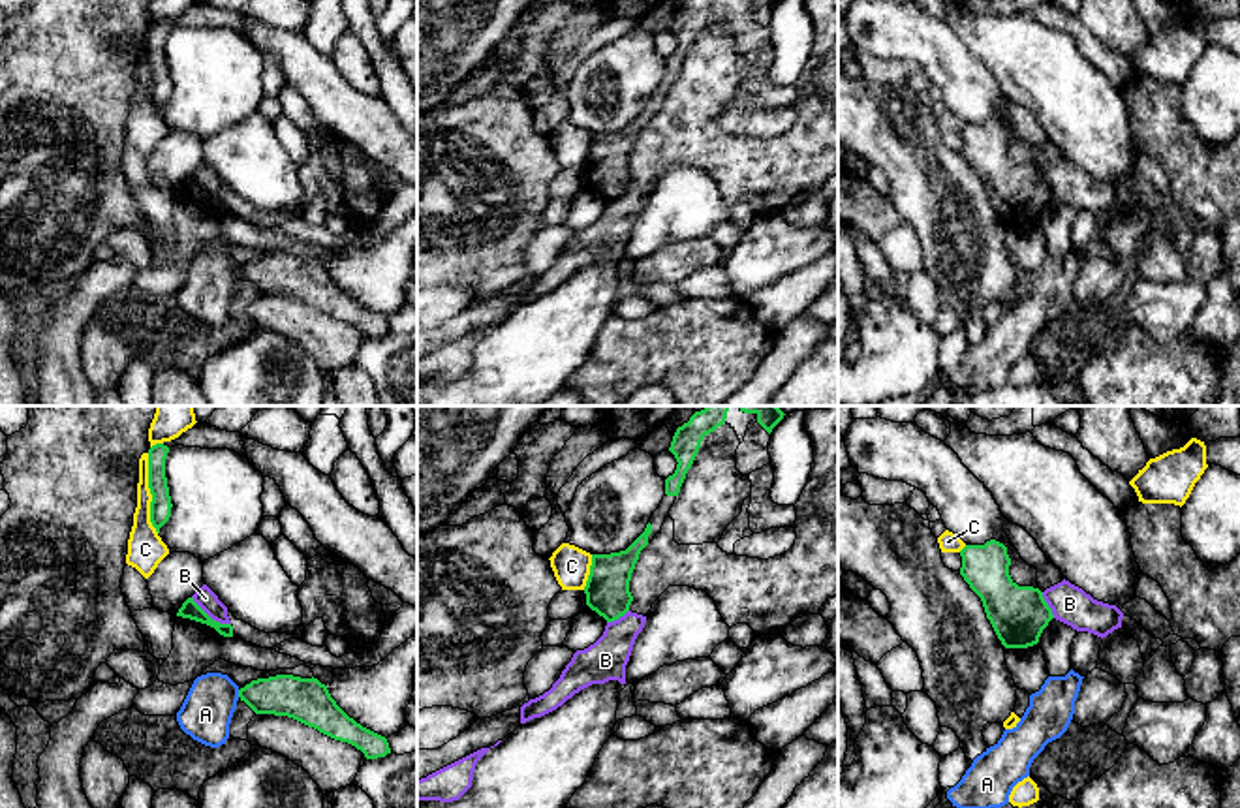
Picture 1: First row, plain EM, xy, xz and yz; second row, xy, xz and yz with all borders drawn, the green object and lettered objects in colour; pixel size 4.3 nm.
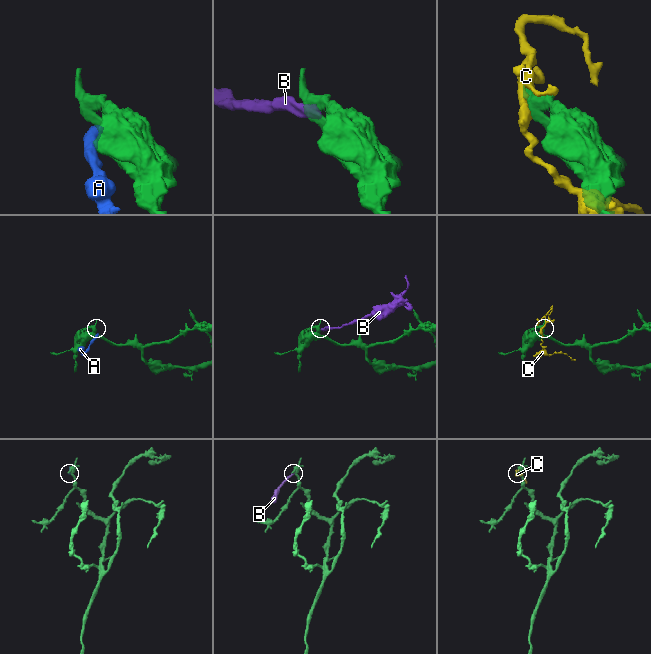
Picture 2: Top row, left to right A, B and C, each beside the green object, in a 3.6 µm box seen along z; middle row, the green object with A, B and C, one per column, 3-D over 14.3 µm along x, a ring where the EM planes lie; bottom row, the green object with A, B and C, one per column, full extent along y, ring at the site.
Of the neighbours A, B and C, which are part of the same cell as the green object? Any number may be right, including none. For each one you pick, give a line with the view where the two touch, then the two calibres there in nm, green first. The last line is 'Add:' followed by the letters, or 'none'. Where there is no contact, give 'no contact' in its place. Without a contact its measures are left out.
Add: none

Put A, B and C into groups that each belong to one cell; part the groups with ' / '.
A / B / C

